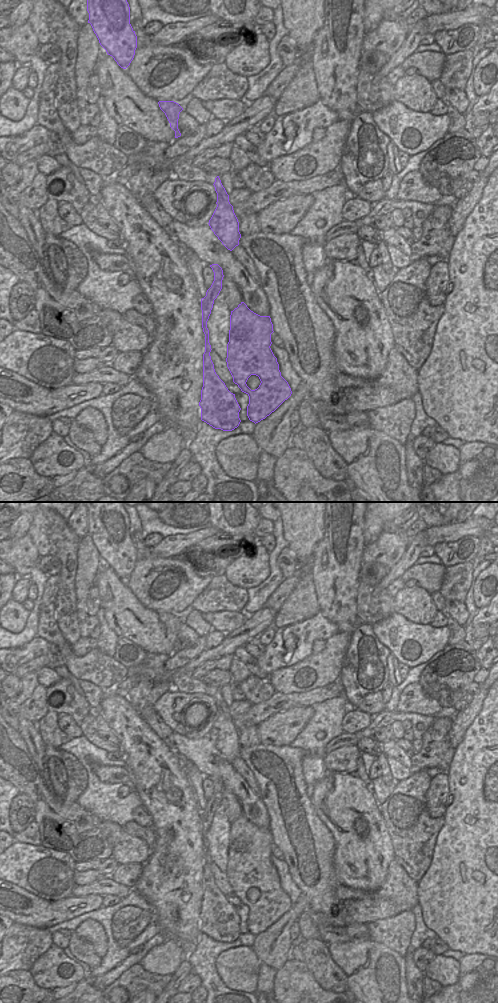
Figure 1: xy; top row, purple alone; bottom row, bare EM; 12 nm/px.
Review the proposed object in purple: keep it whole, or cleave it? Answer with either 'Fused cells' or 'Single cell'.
Fused cells

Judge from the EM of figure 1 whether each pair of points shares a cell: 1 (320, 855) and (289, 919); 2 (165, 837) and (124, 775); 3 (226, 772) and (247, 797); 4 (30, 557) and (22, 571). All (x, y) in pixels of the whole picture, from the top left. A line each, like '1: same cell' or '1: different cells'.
1: different cells
2: different cells
3: same cell
4: same cell

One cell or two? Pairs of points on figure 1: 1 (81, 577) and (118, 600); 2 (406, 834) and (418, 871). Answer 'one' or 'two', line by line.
1: two
2: one

